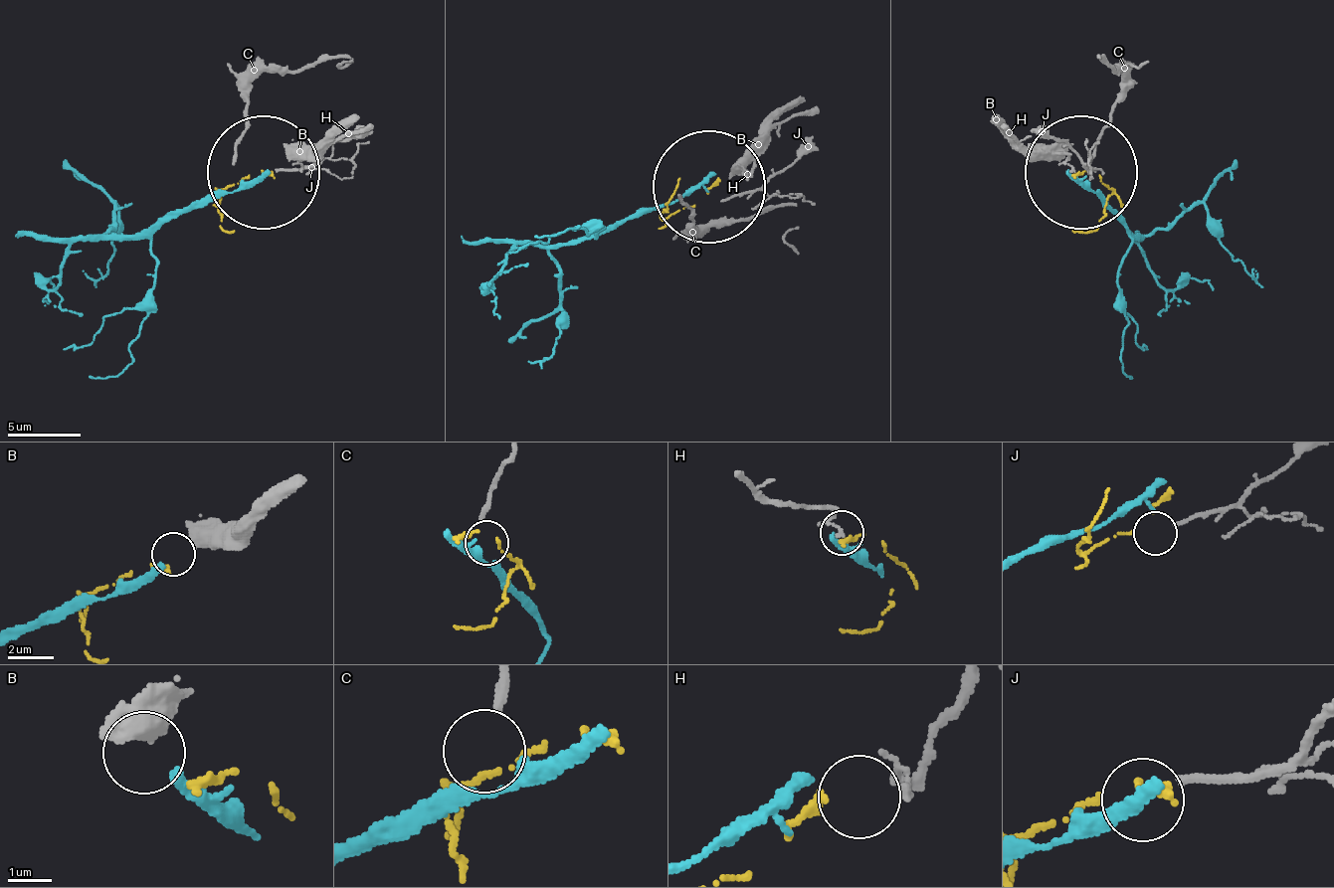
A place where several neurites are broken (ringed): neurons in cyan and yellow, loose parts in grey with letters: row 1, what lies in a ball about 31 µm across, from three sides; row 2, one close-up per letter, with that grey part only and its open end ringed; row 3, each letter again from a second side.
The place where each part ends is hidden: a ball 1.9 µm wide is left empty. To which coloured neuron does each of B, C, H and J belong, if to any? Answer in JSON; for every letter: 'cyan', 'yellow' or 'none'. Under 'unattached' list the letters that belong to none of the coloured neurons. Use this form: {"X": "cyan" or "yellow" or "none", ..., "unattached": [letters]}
{"B": "cyan", "C": "none", "H": "yellow", "J": "none", "unattached": ["C", "J"]}

